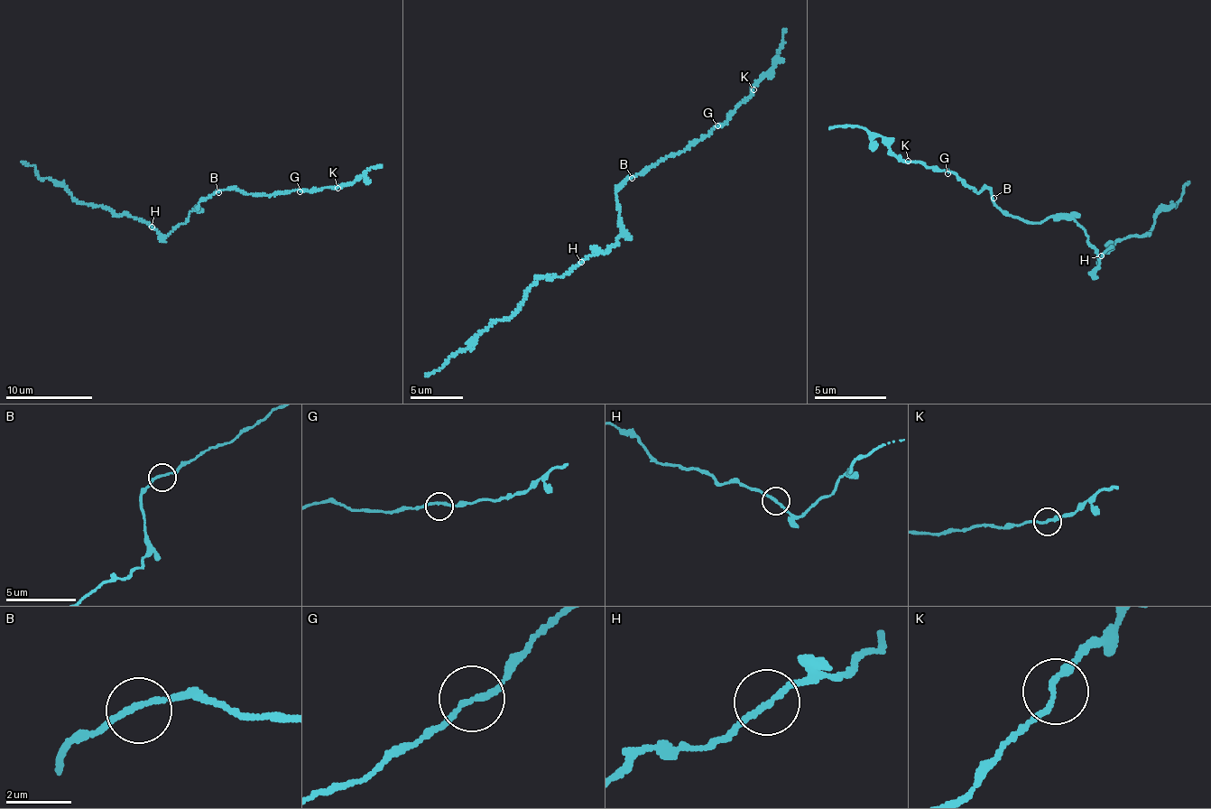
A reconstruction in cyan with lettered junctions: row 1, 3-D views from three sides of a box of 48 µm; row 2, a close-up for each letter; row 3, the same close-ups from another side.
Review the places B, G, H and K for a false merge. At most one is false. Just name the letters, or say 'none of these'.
H

